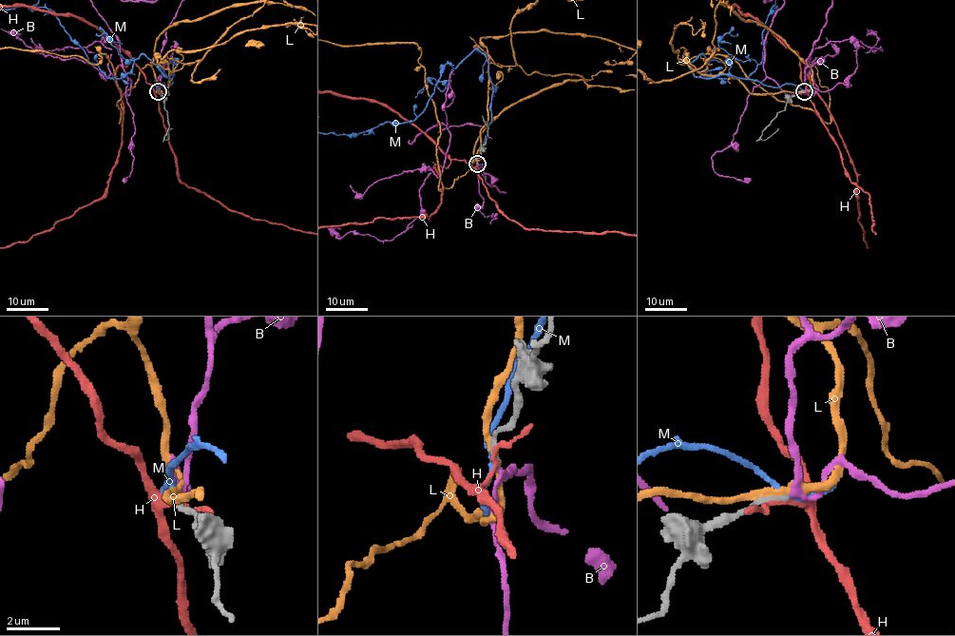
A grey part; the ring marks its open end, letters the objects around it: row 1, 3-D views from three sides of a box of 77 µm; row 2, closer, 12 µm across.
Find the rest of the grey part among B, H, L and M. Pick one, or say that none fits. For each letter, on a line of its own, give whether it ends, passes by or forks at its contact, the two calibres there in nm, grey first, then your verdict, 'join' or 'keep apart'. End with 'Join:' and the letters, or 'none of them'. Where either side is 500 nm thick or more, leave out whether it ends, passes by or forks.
B: it passes by; calibres 190 and 190 nm; join
H: it passes by; calibres 240 and 180 nm; keep apart
L: it passes by; calibres 240 and 240 nm; keep apart
M: it passes by; calibres 220 and 190 nm; keep apart
Join: B

